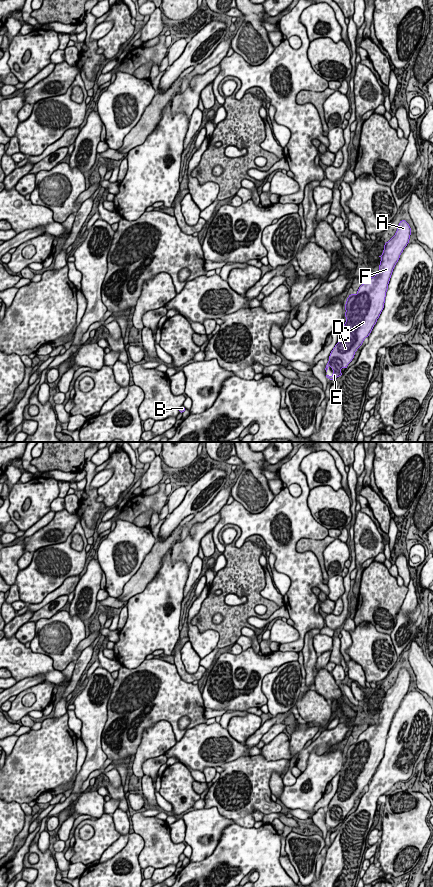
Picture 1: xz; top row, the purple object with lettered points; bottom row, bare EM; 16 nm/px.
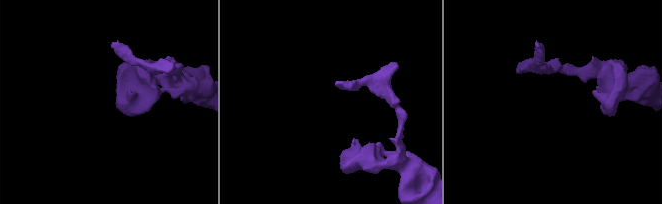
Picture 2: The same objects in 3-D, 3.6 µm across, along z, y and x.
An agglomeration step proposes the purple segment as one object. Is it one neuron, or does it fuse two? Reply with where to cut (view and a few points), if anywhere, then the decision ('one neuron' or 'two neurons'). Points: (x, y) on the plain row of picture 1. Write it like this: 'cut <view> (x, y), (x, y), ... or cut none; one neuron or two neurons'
cut none; one neuron

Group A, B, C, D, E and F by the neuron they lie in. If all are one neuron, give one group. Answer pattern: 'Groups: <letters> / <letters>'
Groups: A B C D E F

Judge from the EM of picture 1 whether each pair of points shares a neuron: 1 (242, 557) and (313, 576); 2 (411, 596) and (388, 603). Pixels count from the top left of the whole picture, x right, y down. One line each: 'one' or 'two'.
1: two
2: two

